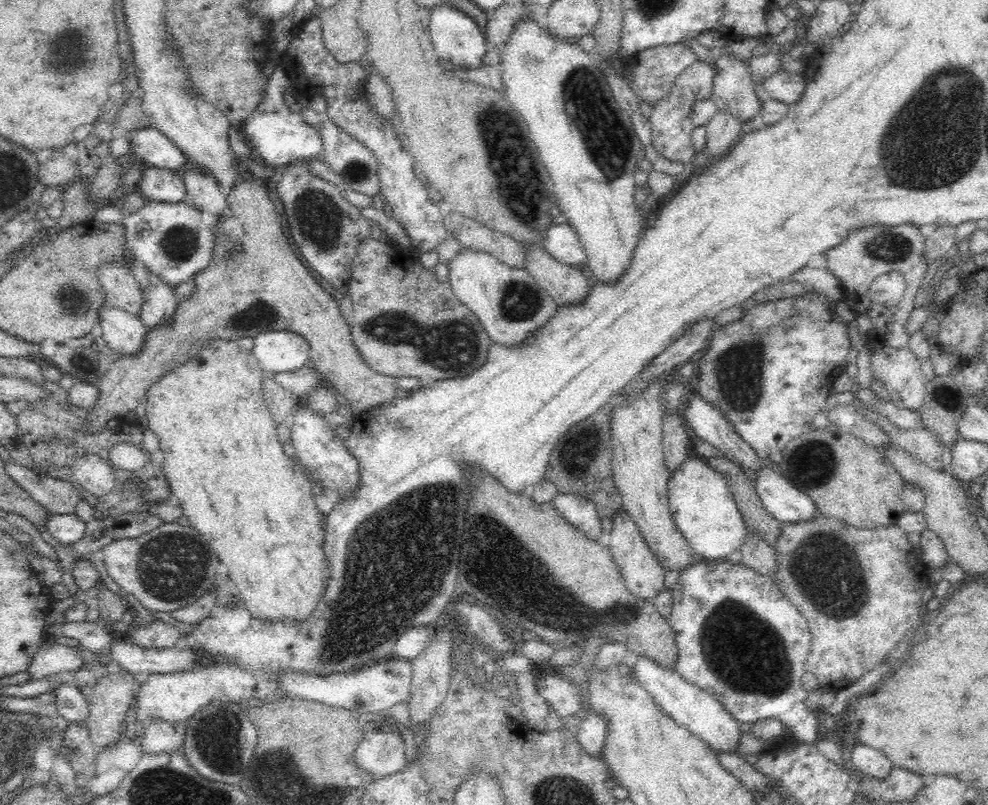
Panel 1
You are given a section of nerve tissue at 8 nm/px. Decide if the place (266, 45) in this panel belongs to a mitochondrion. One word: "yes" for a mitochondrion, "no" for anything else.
no

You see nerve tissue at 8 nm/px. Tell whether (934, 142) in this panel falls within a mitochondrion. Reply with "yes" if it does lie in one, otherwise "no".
yes

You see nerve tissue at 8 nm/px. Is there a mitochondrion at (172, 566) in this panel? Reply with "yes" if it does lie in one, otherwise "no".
yes

